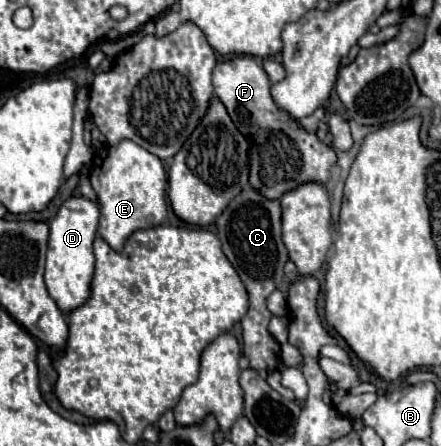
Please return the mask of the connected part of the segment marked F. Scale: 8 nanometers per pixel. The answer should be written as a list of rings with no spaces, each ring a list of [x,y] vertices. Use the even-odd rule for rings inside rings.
[[[235,55],[217,63],[213,69],[213,85],[215,95],[221,99],[221,103],[225,103],[229,117],[233,123],[237,123],[237,129],[241,129],[241,133],[251,141],[249,185],[255,191],[261,191],[261,195],[267,199],[279,199],[287,191],[301,187],[301,183],[329,183],[331,167],[337,165],[333,147],[317,139],[315,133],[305,131],[299,121],[293,123],[293,119],[289,119],[289,115],[285,115],[285,111],[273,103],[269,77],[253,57]]]

